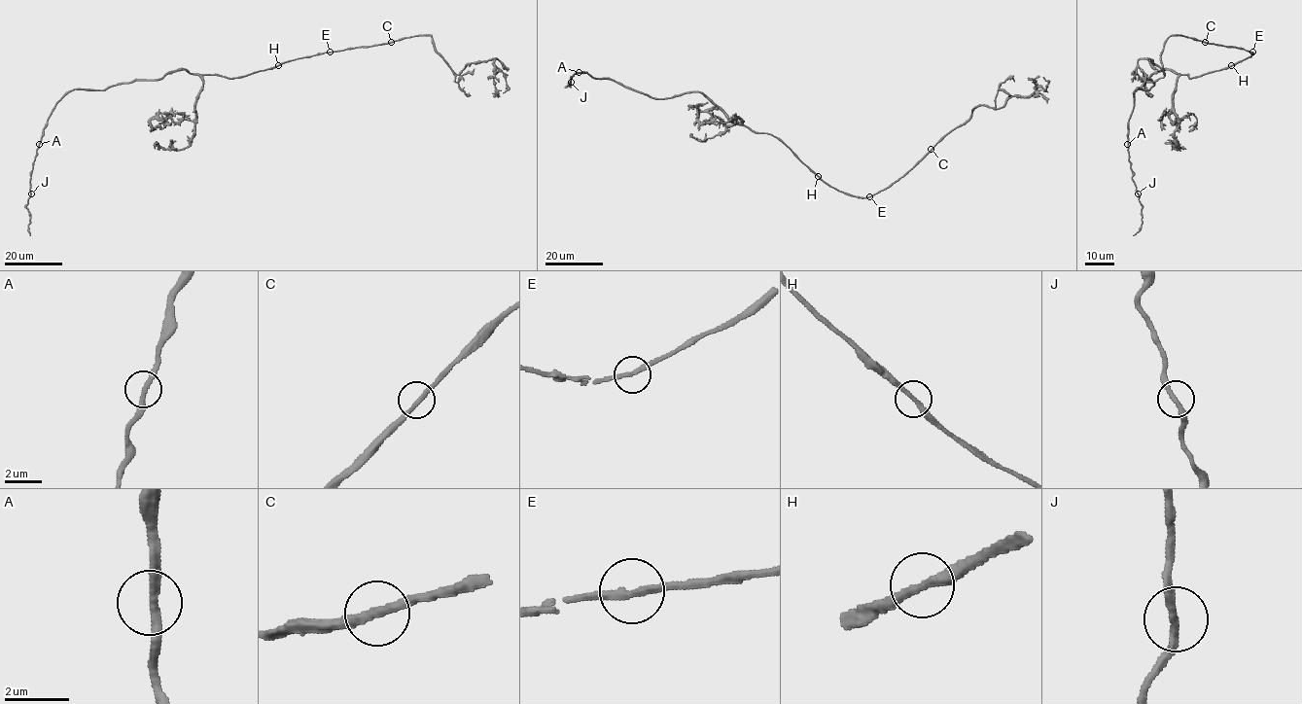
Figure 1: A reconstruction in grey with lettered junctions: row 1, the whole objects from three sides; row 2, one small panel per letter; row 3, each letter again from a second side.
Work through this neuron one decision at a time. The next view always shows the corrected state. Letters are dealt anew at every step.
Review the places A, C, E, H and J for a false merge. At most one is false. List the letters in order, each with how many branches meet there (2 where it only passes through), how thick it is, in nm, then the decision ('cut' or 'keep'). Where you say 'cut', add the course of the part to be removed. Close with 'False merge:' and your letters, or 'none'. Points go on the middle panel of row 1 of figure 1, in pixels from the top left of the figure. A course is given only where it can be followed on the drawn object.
A: branches 2; calibre 280 nm; keep
C: branches 2; calibre 240 nm; keep
E: branches 2; calibre 240 nm; keep
H: branches 2; calibre 240 nm; keep
J: branches 2; calibre 240 nm; keep
False merge: none

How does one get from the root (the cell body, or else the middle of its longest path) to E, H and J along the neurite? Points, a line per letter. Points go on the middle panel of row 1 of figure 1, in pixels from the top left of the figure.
E: (792, 153), (831, 187), (855, 196), (870, 196)
H: (792, 153), (818, 176)
J: (792, 153), (770, 134), (734, 123), (699, 92), (656, 99), (587, 73), (575, 73), (571, 82)

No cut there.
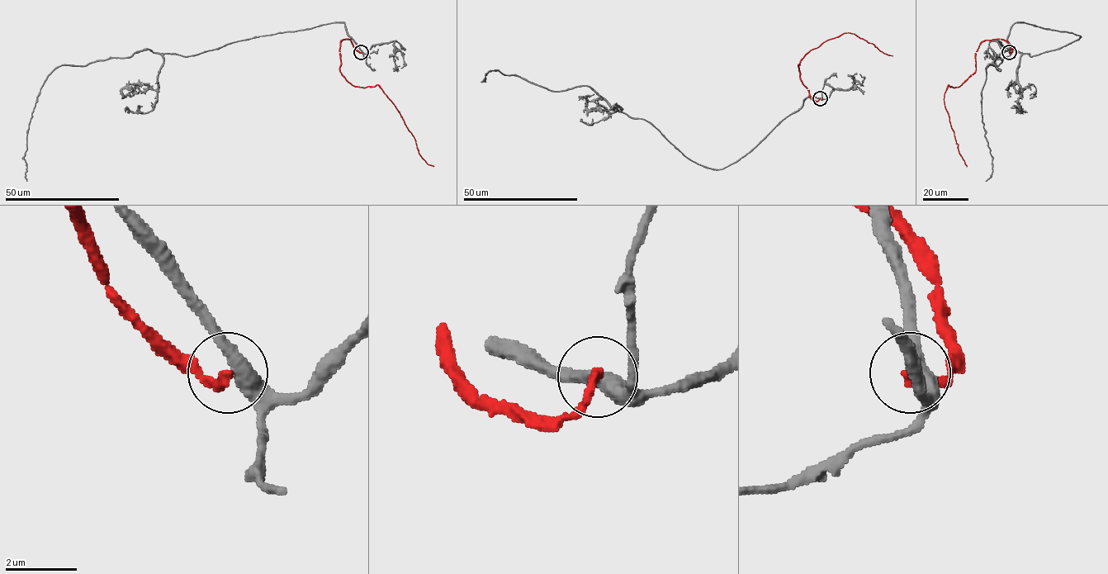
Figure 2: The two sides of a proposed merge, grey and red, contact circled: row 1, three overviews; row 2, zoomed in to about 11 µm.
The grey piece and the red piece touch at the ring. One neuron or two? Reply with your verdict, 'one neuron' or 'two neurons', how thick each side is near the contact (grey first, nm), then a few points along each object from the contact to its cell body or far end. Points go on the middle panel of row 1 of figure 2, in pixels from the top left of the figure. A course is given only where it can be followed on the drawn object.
two neurons | 420/280 nm | grey via (820, 98), (809, 97), (749, 152), (712, 169), (588, 86), (554, 91), (499, 70), (482, 81), (485, 74) | red via (820, 98), (812, 100), (800, 78), (797, 67), (800, 59), (826, 41), (844, 33), (853, 33), (892, 55)

